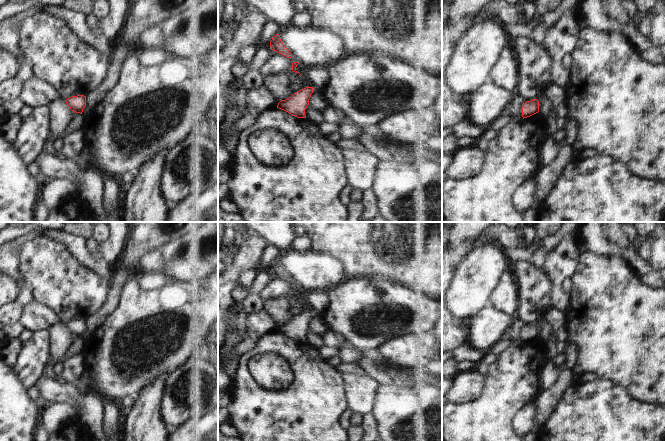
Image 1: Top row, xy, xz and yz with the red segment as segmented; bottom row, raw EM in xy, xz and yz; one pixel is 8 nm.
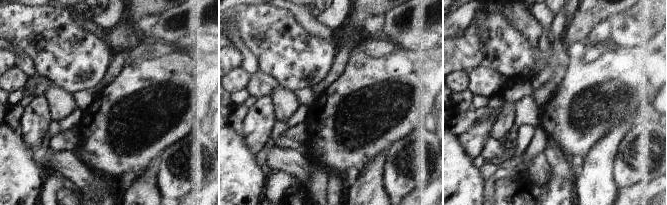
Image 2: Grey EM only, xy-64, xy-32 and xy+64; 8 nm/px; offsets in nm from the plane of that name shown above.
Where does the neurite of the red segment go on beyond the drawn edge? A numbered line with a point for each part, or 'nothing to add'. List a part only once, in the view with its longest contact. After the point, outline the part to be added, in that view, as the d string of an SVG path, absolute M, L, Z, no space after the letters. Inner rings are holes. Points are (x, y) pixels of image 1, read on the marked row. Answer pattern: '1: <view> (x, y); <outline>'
nothing to add

